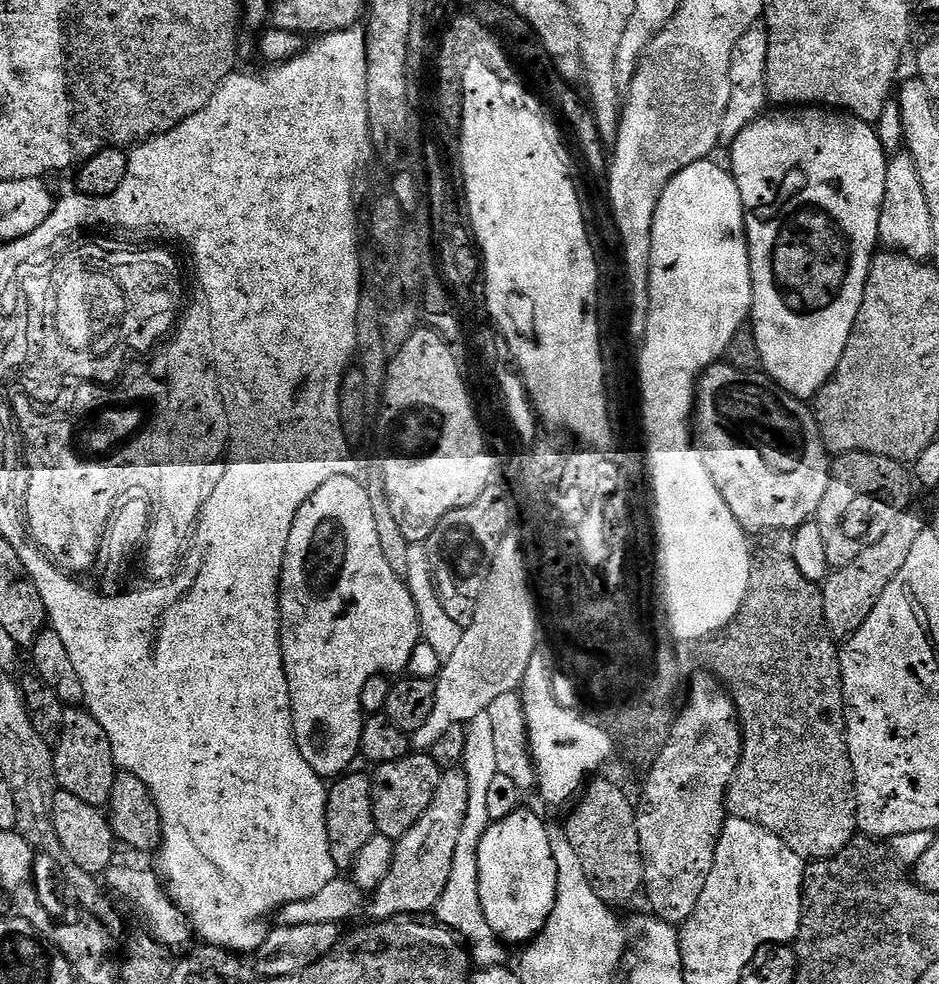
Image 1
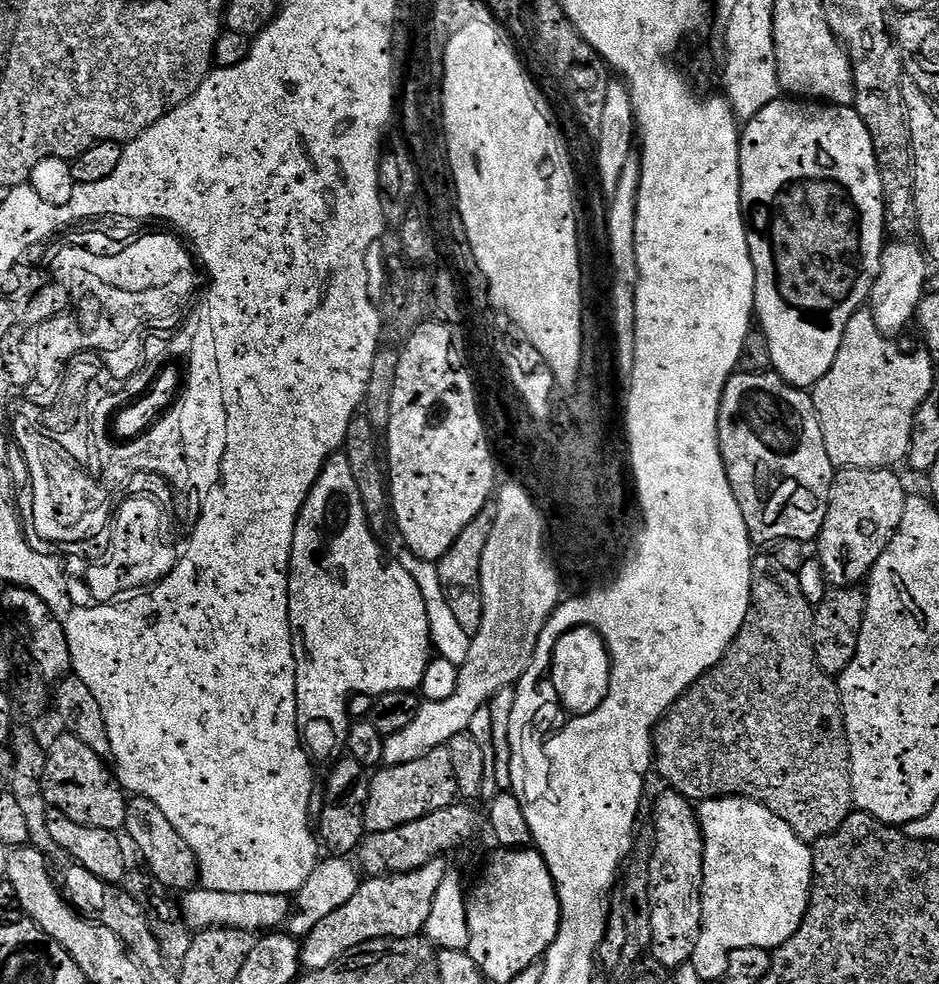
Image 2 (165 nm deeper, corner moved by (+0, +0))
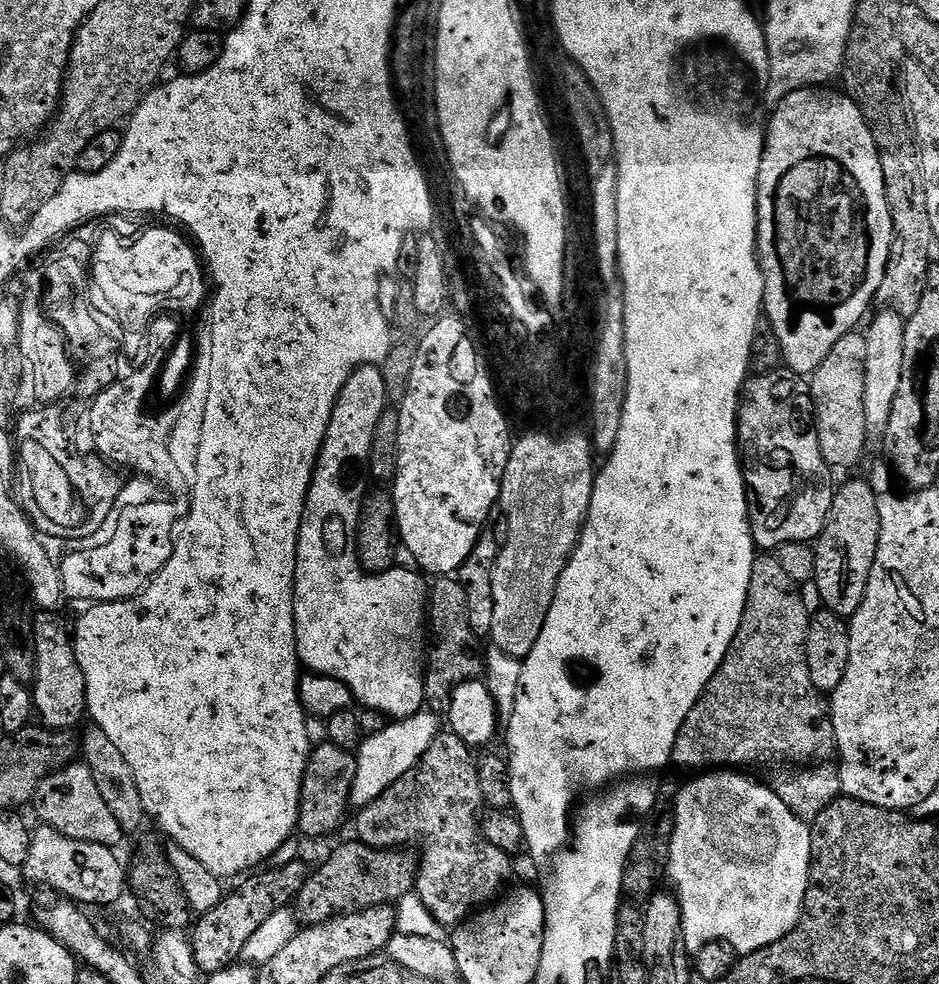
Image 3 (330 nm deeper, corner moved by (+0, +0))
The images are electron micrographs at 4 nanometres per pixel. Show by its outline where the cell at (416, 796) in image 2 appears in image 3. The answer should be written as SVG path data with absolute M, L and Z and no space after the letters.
M444 730L434 738L434 742L430 742L430 750L426 750L426 754L422 754L418 763L406 770L406 774L402 774L402 778L398 778L398 782L394 782L394 786L386 790L386 794L374 798L374 802L355 813L355 839L371 848L404 850L409 846L415 846L420 855L416 869L415 895L420 897L426 910L434 914L439 924L452 930L463 924L477 910L495 901L501 895L500 887L507 880L513 879L512 857L498 850L498 846L486 842L484 833L480 831L480 808L484 807L482 789L478 787L476 756L473 749L451 730Z

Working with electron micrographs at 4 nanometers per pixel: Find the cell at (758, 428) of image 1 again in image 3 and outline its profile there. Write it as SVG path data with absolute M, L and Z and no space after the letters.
M787 366L761 376L749 375L740 389L736 442L744 469L744 487L751 493L748 497L748 520L752 524L752 540L757 549L775 550L786 542L806 544L815 541L826 526L834 495L834 472L822 458L815 418L816 408L812 405L809 381Z

